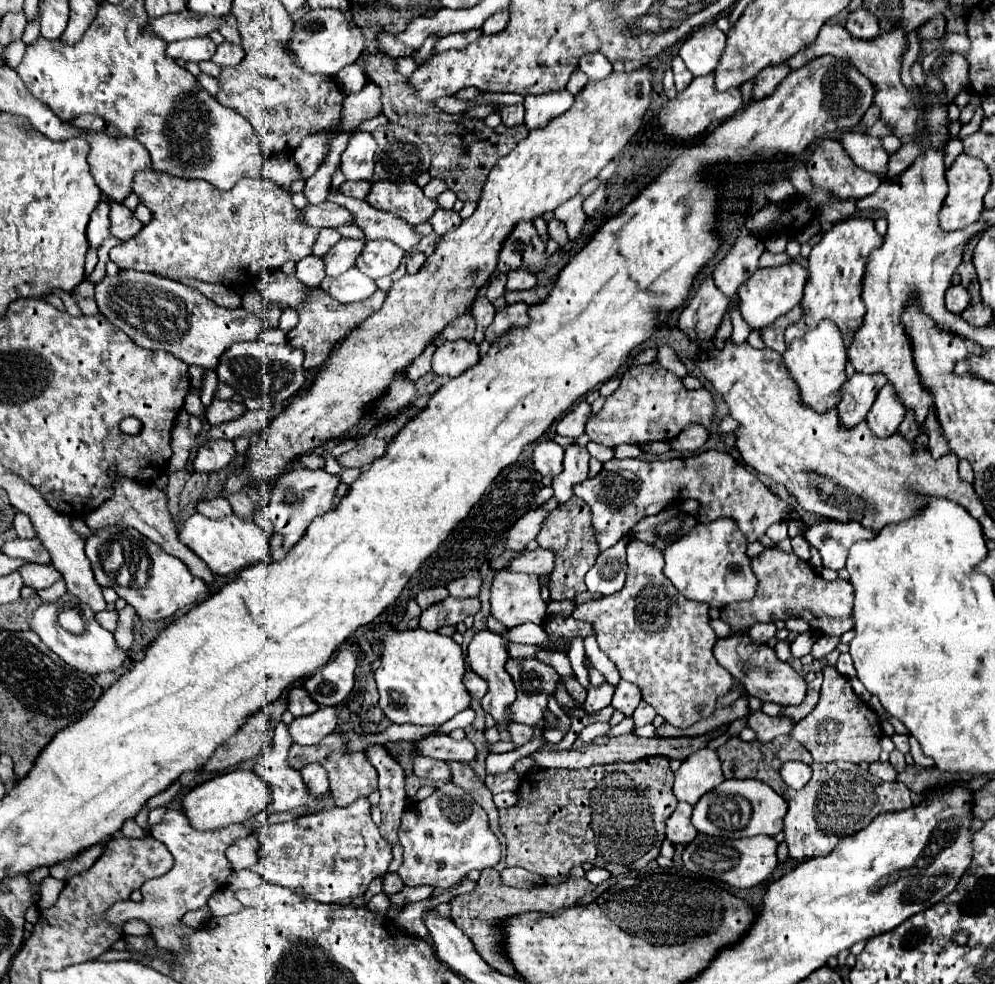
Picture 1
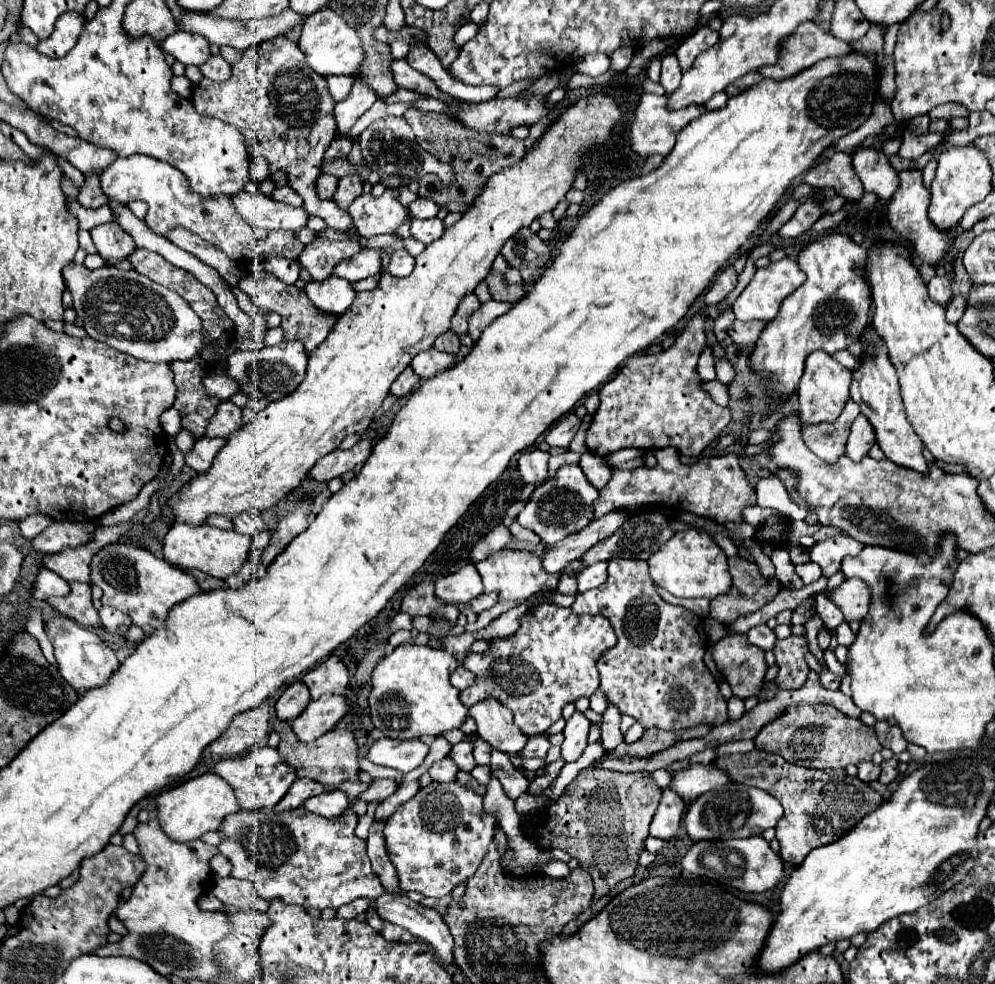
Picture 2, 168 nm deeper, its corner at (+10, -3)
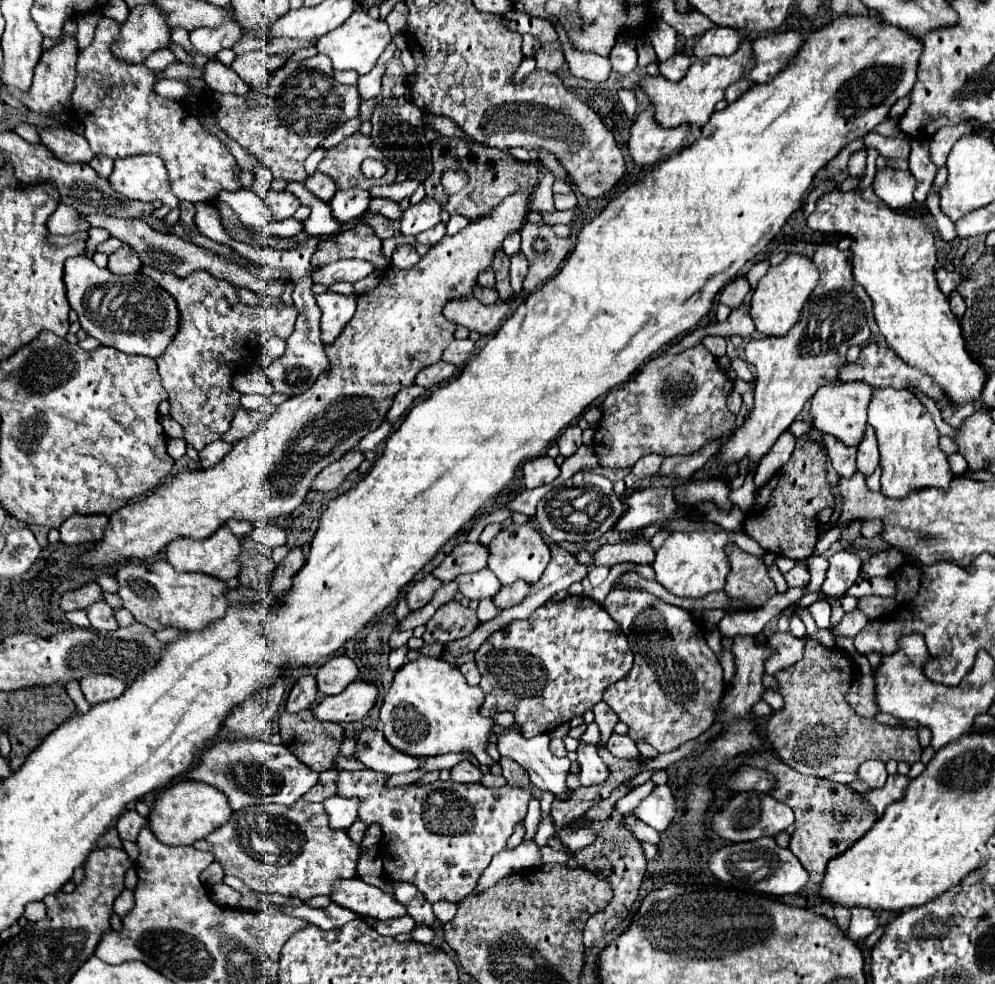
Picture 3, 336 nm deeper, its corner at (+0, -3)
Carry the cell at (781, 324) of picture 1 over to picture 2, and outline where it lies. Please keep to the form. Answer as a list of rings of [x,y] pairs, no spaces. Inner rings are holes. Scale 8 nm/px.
[[[734,321],[734,325],[728,329],[728,335],[736,345],[748,345],[752,347],[756,339],[760,337],[760,331],[764,329],[764,321]]]

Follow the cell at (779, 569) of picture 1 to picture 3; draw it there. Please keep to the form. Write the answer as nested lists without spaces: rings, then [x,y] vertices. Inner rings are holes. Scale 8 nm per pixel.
[[[734,543],[726,545],[726,553],[730,559],[730,577],[726,579],[726,589],[724,593],[732,601],[742,601],[744,609],[730,607],[728,613],[736,611],[754,611],[762,607],[770,597],[776,595],[776,585],[768,577],[766,565],[762,557],[754,557]]]

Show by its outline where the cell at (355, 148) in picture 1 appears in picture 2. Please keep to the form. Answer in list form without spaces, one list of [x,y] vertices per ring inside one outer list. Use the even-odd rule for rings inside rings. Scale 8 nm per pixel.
[[[340,179],[338,181],[338,189],[336,189],[336,197],[332,197],[336,201],[336,205],[340,205],[344,211],[348,209],[348,205],[362,193],[362,183],[360,179]]]

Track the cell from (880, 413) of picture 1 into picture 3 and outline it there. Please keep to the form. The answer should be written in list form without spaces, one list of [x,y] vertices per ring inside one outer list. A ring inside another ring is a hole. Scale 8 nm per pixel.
[[[868,425],[866,435],[864,435],[862,443],[858,445],[858,463],[856,463],[856,467],[858,467],[860,473],[864,473],[868,477],[878,467],[878,461],[880,461],[880,453],[878,453],[878,443],[876,443],[876,433]]]

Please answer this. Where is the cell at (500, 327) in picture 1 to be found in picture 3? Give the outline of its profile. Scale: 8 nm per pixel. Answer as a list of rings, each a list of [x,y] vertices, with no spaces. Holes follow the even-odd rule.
[[[470,295],[466,299],[450,301],[450,305],[446,305],[446,309],[444,309],[444,315],[450,321],[454,321],[470,331],[478,331],[480,335],[490,335],[506,319],[508,309],[510,309],[510,305],[504,301],[498,301],[494,305],[482,305],[480,301],[476,301]]]

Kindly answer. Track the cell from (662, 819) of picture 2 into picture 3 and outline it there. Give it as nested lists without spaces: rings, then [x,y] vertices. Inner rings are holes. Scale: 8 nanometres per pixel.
[[[656,785],[656,789],[634,809],[636,817],[646,825],[664,833],[676,817],[676,799],[668,785]]]

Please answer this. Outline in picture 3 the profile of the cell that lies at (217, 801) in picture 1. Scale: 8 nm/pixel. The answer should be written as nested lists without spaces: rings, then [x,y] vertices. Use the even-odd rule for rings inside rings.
[[[180,781],[158,795],[154,809],[148,817],[148,825],[162,843],[192,845],[194,841],[204,839],[214,829],[222,827],[230,819],[230,815],[230,801],[218,787],[200,781]]]

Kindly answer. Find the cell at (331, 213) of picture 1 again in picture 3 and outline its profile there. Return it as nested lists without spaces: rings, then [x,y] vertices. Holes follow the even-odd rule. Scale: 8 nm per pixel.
[[[238,189],[238,191],[222,191],[218,195],[218,201],[226,203],[232,207],[232,211],[240,217],[240,221],[250,227],[266,227],[268,223],[276,221],[272,211],[266,207],[264,199],[260,199],[254,191],[250,189]]]

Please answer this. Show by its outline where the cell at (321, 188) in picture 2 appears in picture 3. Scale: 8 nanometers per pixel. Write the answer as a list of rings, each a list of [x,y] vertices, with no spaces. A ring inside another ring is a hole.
[[[316,171],[312,177],[306,179],[306,187],[322,201],[330,201],[336,193],[336,181],[320,171]]]

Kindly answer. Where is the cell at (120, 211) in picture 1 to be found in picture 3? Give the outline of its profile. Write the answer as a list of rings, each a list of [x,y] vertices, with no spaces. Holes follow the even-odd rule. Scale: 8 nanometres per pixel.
[[[122,243],[122,247],[118,251],[108,255],[108,269],[112,273],[122,273],[122,275],[138,273],[140,265],[142,263],[138,259],[138,253],[128,243]]]

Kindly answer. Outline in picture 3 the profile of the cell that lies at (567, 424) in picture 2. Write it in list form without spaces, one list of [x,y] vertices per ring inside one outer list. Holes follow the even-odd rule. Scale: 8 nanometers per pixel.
[[[576,423],[568,425],[568,427],[560,433],[560,437],[558,437],[556,443],[558,443],[558,447],[560,447],[560,455],[564,455],[564,457],[574,455],[576,449],[582,445],[582,429],[580,429]]]

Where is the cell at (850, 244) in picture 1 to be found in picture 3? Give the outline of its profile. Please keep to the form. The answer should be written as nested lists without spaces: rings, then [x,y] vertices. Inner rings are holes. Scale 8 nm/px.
[[[822,245],[814,257],[814,265],[820,271],[820,283],[810,293],[808,303],[804,305],[804,311],[800,313],[798,323],[784,335],[784,337],[764,337],[764,339],[750,339],[746,345],[746,361],[756,367],[756,393],[754,393],[754,409],[744,421],[744,425],[732,435],[732,439],[722,447],[720,459],[740,461],[744,455],[750,455],[750,467],[756,465],[774,445],[774,441],[788,429],[788,425],[796,419],[796,415],[804,409],[806,401],[812,399],[814,391],[820,385],[826,385],[830,381],[836,381],[840,369],[846,365],[846,351],[852,345],[862,345],[876,323],[874,311],[872,311],[872,299],[868,295],[858,295],[858,285],[852,277],[852,251],[840,251],[836,245]]]

